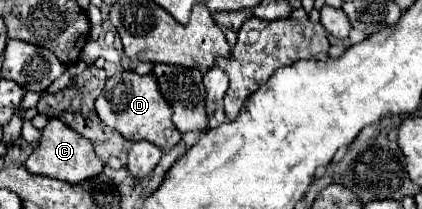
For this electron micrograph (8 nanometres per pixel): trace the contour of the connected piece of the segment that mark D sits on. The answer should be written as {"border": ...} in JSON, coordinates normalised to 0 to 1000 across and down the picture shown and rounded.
{"border":[[[296,335],[296,344],[282,344],[282,364],[258,373],[249,421],[268,421],[268,431],[263,440],[249,431],[230,469],[225,526],[254,603],[282,622],[301,670],[315,670],[315,679],[353,670],[386,718],[410,708],[424,679],[424,622],[410,603],[410,574],[405,574],[410,526],[382,459],[372,364],[363,344],[334,364],[315,335]]]}

